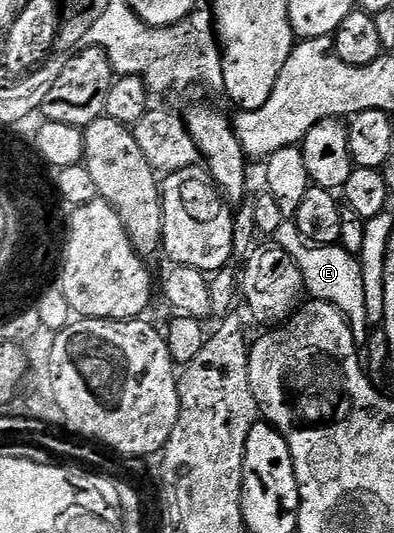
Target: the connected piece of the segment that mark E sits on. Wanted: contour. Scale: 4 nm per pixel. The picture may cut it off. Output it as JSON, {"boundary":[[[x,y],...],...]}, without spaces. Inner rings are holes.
{"boundary":[[[286,219],[286,222],[279,227],[276,245],[298,264],[307,294],[315,300],[327,302],[340,310],[342,316],[350,323],[350,333],[353,335],[355,344],[360,347],[365,345],[368,336],[368,322],[365,315],[364,285],[361,281],[359,262],[353,256],[350,258],[337,244],[312,245],[305,241],[298,234],[298,228],[294,225],[293,220],[290,219]]]}

